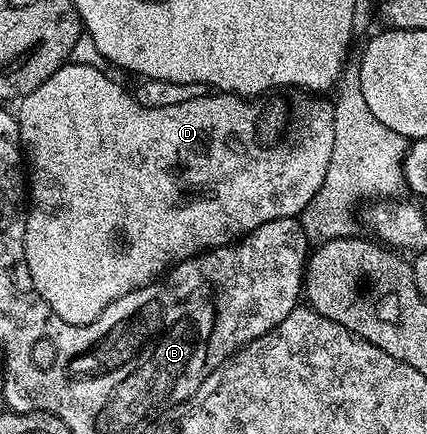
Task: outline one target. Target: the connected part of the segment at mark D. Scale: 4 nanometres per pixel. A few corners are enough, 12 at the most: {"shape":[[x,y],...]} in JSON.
{"shape":[[332,104],[140,105],[16,110],[25,258],[86,325],[315,199]]}

